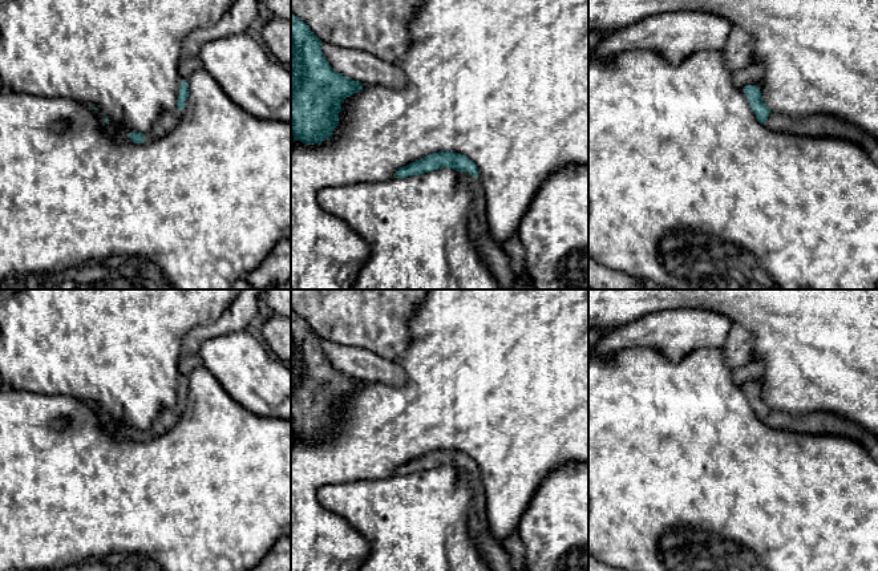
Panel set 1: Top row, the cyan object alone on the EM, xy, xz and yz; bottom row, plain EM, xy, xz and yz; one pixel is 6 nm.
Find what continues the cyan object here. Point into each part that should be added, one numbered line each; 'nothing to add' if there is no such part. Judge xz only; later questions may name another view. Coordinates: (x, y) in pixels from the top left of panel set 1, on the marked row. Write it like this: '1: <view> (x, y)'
1: xz (490, 252)

